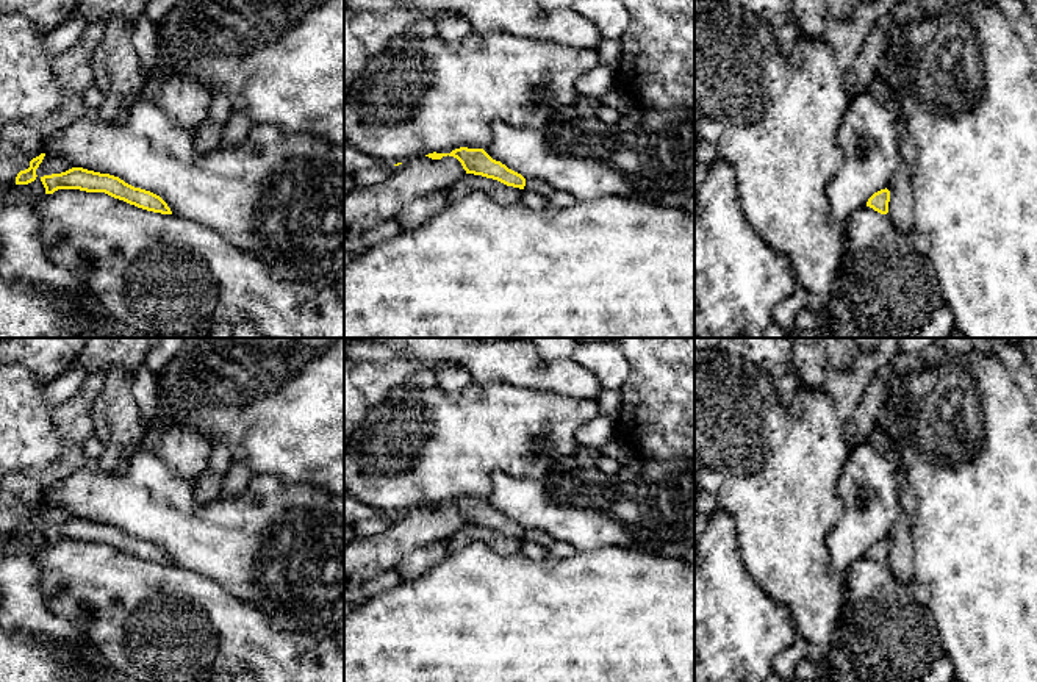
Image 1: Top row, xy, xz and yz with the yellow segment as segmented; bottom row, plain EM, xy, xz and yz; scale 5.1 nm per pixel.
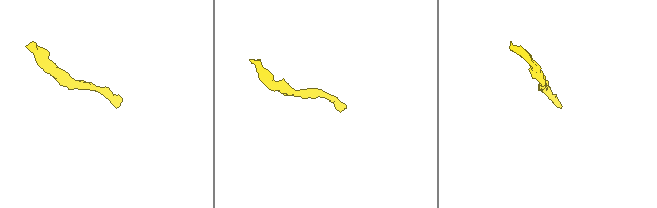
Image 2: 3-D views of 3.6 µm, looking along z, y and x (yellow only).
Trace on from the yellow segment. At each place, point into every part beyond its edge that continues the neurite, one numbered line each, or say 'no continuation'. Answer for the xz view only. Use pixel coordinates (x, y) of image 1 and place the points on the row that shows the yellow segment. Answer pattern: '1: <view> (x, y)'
no continuation

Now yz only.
no continuation

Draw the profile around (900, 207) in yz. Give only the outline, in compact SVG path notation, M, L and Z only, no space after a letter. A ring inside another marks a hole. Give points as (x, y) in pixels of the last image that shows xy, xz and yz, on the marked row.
M898 117L896 135L901 147L901 156L906 163L893 174L887 189L890 191L888 213L895 228L904 236L913 230L912 221L912 161L917 158L917 147L913 145L906 122Z

